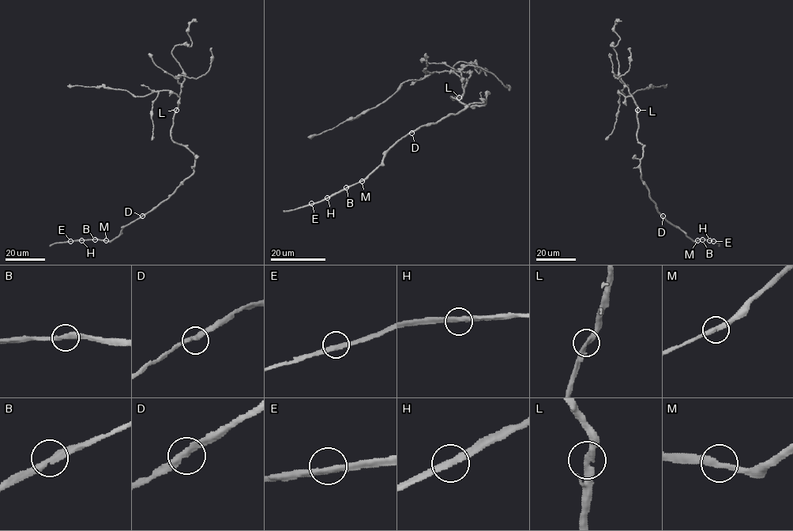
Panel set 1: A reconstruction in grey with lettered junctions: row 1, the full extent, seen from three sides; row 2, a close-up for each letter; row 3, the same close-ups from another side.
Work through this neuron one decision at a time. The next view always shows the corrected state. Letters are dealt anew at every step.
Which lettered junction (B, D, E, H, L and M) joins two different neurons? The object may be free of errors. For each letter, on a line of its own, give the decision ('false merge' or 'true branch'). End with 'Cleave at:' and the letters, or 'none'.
B: true branch
D: true branch
E: true branch
H: true branch
L: true branch
M: true branch
Cleave at: none

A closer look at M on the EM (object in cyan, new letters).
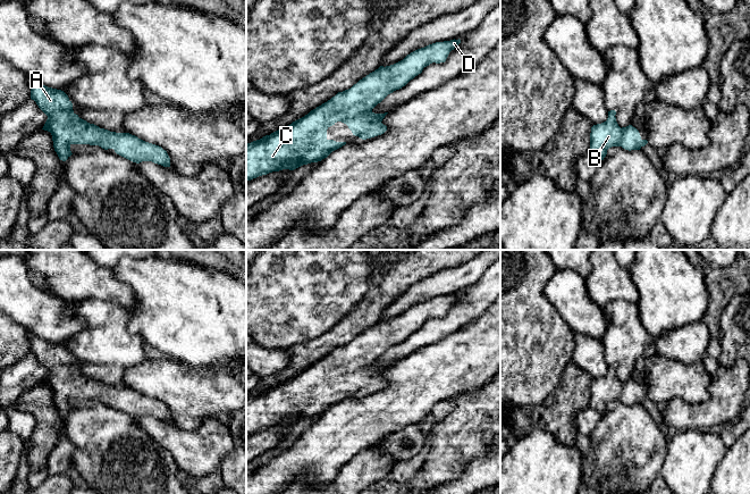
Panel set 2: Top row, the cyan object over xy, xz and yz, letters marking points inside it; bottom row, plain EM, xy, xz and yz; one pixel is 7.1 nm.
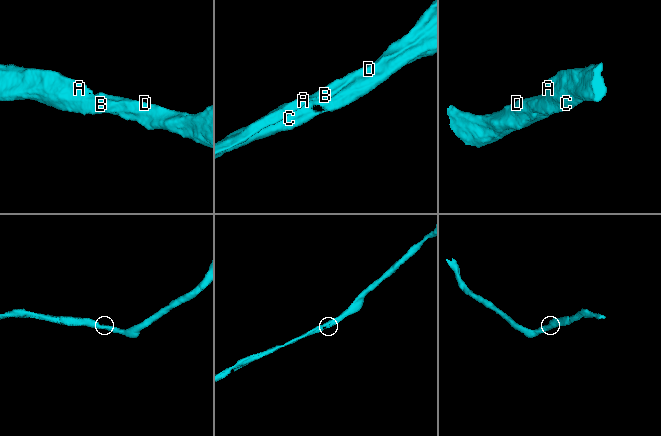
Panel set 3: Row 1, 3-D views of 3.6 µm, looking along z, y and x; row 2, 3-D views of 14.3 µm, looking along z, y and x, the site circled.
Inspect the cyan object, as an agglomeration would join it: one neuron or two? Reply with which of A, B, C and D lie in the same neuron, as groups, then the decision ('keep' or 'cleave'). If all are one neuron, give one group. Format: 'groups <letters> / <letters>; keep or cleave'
groups A B C D; keep

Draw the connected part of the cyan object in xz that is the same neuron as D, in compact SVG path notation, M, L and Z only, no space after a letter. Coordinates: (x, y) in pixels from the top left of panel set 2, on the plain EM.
M460 293L436 296L411 307L403 315L394 319L380 320L360 334L351 343L338 346L330 354L311 365L304 371L293 376L290 379L284 380L260 394L247 397L246 436L272 426L283 424L294 425L303 419L318 417L327 412L332 405L346 399L346 396L336 396L327 393L327 384L337 376L346 378L353 390L362 394L384 388L387 385L387 380L381 376L388 367L374 368L372 363L388 349L402 343L411 334L421 328L424 321L432 317L445 317L449 307L460 298Z

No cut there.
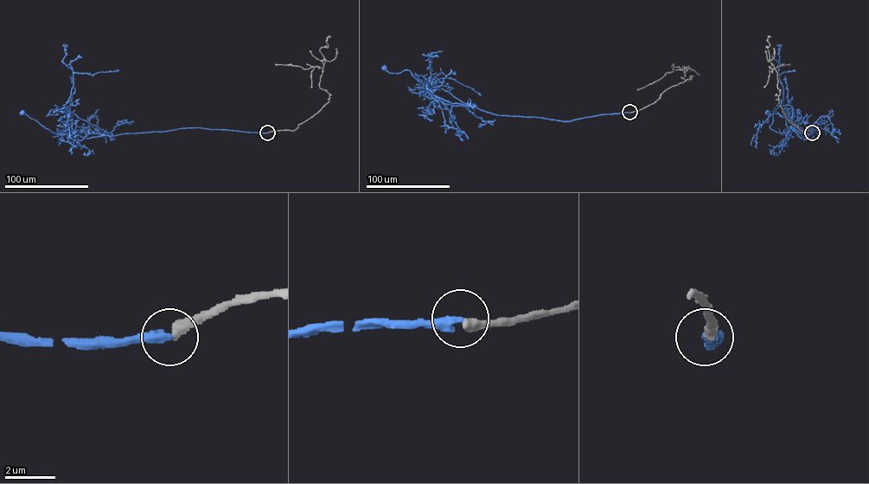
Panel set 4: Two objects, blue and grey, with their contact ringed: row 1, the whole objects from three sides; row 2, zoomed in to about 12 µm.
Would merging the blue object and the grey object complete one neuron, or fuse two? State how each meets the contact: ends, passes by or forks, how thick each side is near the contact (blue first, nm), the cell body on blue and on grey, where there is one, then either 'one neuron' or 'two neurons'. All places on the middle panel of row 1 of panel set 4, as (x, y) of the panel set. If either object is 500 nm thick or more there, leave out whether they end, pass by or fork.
blue ends; grey ends; calibres 360 and 420 nm; soma blue (384, 67); soma grey none; one neuron

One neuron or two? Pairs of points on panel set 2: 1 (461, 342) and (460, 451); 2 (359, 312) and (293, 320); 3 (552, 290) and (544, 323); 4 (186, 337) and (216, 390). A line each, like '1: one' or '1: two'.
1: two
2: two
3: two
4: two

